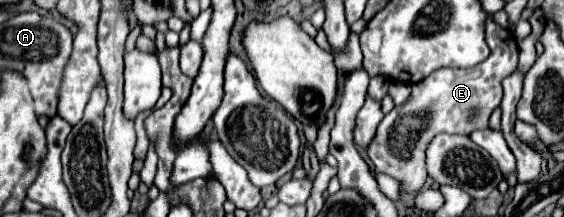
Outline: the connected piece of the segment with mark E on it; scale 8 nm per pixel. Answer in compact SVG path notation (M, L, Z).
M486 23L486 43L490 47L488 59L468 69L440 69L428 79L412 85L412 95L406 103L394 107L384 115L376 137L368 145L368 155L376 171L382 171L400 181L402 193L417 194L428 177L426 173L426 147L430 139L438 133L460 133L470 135L470 131L488 127L490 113L500 105L502 99L502 79L508 77L518 67L518 45L514 35L492 23Z

